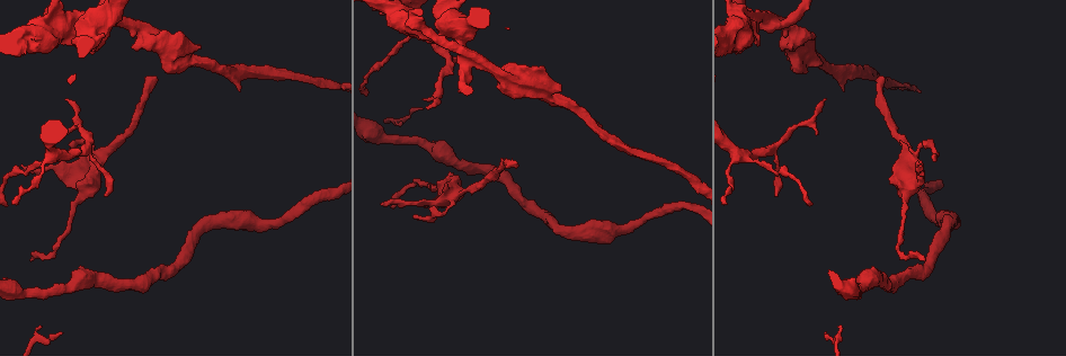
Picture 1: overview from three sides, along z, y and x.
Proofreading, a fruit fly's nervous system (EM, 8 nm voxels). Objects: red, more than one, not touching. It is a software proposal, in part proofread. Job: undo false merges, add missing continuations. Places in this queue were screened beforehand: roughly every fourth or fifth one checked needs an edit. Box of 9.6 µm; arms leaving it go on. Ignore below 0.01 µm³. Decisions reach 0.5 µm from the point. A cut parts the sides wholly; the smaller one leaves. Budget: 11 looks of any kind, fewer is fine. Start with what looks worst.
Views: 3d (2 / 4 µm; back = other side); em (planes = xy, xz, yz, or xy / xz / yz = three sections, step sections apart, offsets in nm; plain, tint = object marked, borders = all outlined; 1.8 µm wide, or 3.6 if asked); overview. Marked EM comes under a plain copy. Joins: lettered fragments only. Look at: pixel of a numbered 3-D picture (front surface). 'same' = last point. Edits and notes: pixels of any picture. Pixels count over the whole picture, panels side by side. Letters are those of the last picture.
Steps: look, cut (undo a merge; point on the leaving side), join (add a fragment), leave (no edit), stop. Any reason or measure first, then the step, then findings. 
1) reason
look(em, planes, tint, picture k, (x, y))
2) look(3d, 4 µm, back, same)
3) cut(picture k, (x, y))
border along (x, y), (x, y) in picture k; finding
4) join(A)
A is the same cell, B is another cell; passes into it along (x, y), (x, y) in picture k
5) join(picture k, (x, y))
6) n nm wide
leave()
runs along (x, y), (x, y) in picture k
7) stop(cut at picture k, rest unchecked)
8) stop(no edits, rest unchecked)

an open end
look(em, xz, step 16, borders, picture 1, (883, 79))

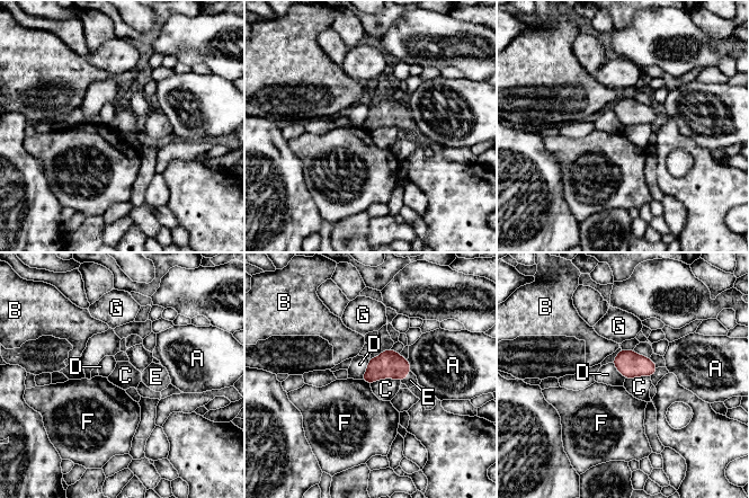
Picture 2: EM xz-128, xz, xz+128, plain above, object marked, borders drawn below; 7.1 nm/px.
another direction
look(em, planes, borders, same)

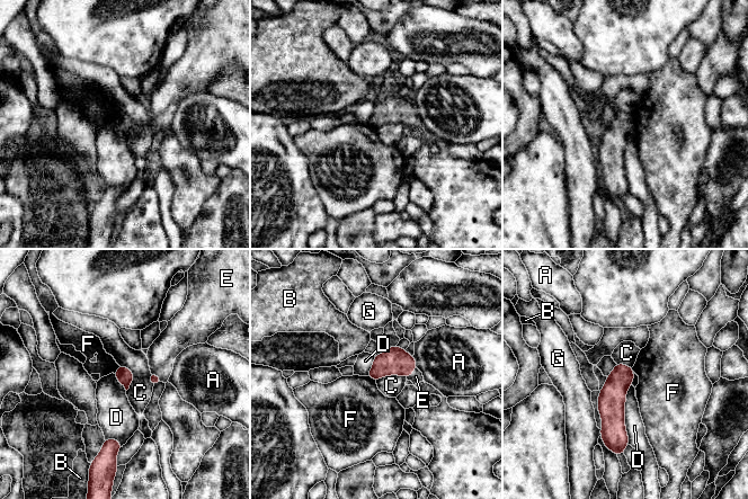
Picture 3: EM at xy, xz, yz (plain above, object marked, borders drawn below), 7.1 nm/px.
join(E)
E is the same cell, A, B, C, D, F and G are other cells; it goes on there

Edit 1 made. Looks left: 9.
see it whole again
look(overview)

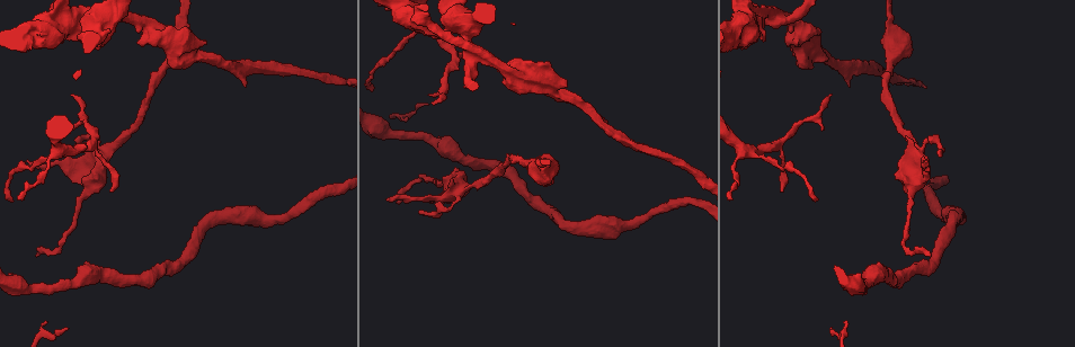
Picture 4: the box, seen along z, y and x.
thin end
look(em, 3.6 µm, planes, borders, picture 4, (385, 198))

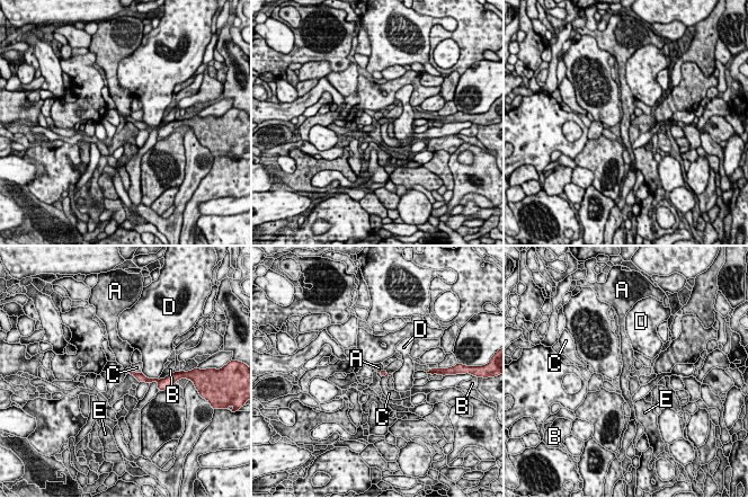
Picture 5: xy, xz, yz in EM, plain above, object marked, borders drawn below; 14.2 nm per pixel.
leave()
A, B, C, D and E are other cells; none of them fits

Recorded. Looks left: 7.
thin end
look(3d, 4 µm, picture 4, (829, 94))

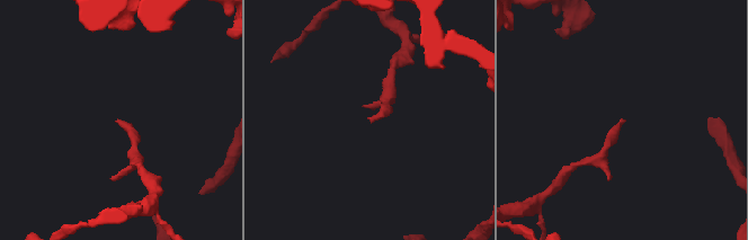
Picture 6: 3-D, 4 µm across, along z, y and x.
now the EM
look(em, planes, borders, picture 6, (621, 120))

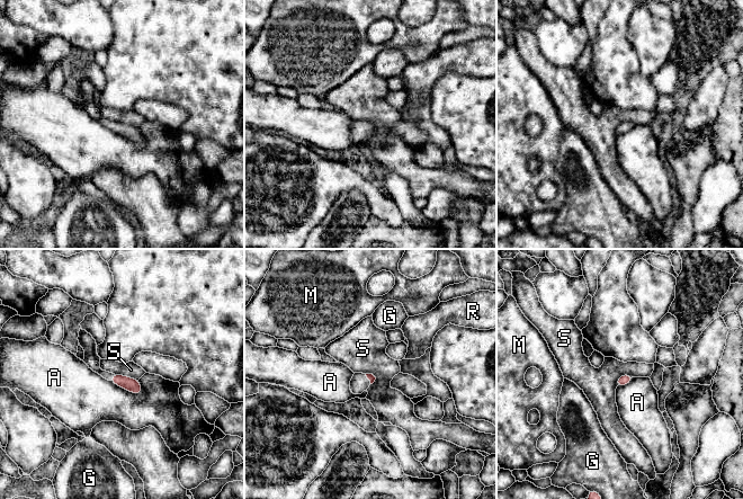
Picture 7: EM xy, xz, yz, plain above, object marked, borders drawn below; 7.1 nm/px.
leave()
A, G, M, R and S are other cells; border along (114, 373), (130, 376), (137, 381) in picture 7; no lettered fragment goes on from it

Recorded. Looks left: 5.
free end
look(3d, 2 µm, back, picture 4, (40, 255))

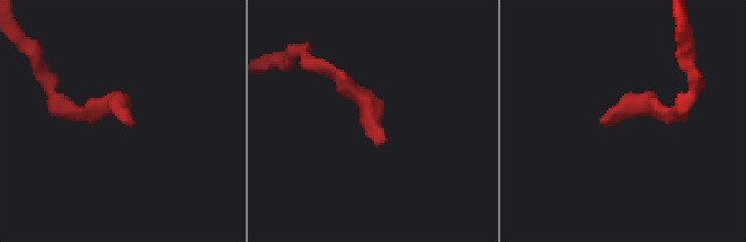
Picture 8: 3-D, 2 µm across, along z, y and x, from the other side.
look(em, planes, borders, picture 8, (604, 123))

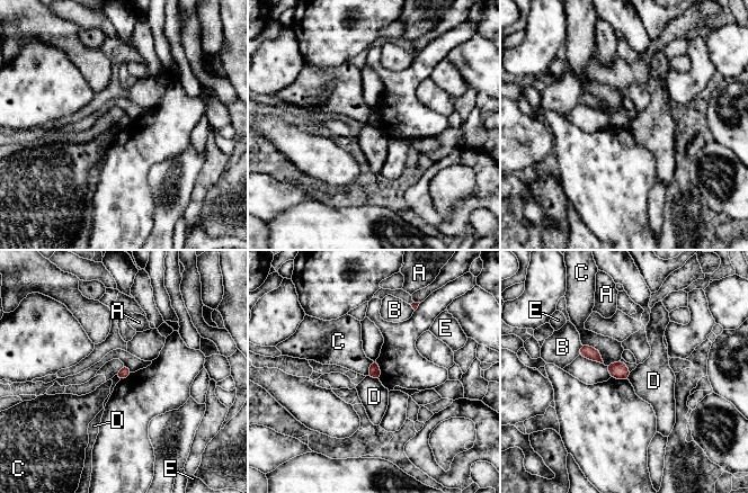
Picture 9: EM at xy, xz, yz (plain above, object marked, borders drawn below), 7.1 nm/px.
80 nm wide; C touches over 220 nm
leave()
A, B, C, D and E are other cells; none of them fits

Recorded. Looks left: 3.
stop(join at picture 3, rest unchecked)

